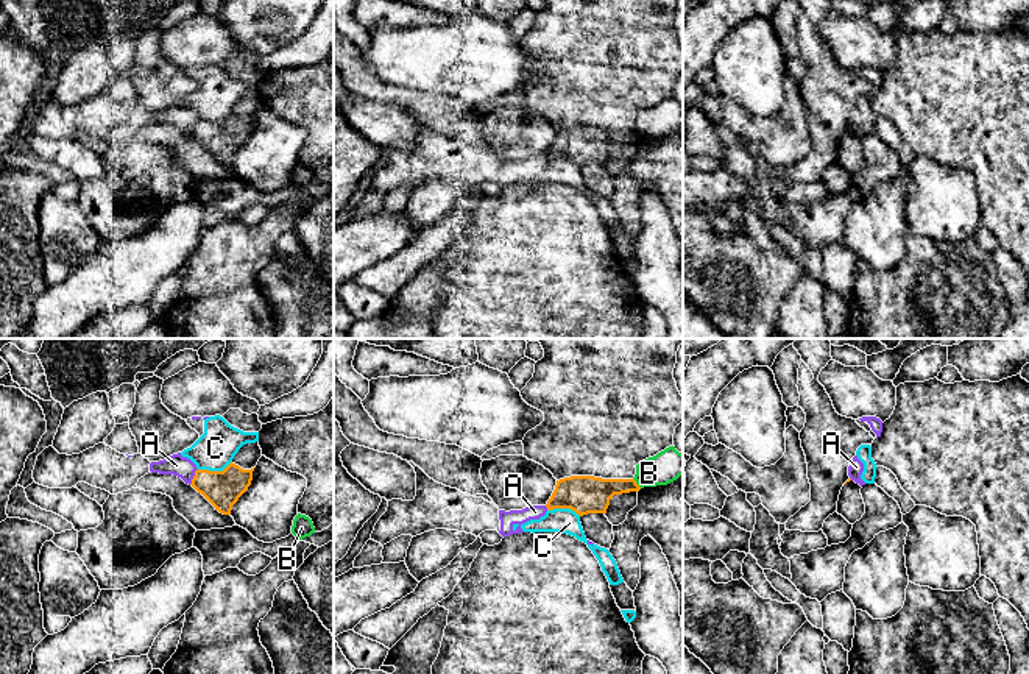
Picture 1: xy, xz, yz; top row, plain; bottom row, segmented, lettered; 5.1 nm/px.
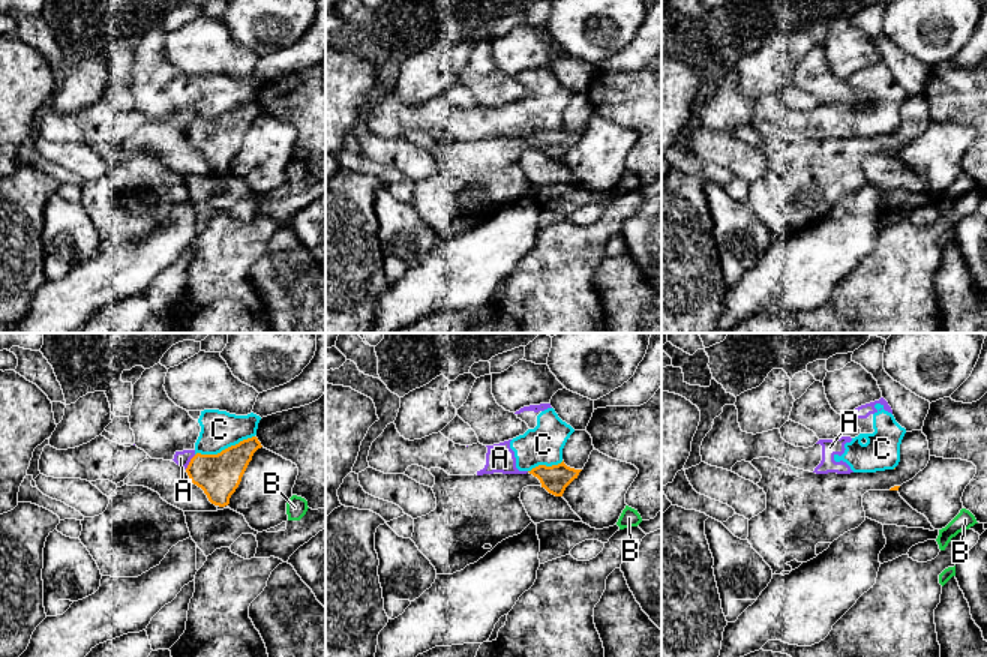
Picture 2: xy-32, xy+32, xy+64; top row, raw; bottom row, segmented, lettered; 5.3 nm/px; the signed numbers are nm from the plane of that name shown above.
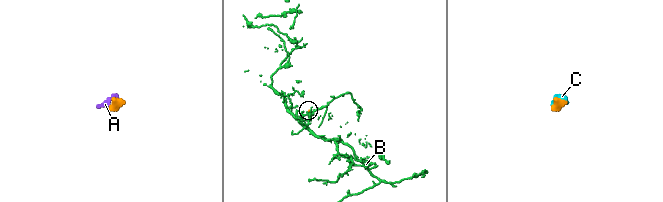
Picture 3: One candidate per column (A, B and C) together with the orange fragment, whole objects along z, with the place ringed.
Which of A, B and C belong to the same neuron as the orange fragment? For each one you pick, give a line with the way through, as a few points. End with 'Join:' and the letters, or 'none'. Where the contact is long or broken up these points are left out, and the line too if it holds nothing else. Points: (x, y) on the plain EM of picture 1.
Join: none

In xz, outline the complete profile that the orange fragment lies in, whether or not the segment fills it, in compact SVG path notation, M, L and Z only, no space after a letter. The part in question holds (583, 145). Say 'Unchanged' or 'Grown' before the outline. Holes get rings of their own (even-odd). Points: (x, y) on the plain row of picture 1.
Grown. M544 0L544 8L535 14L533 28L521 41L521 47L529 56L544 64L544 72L525 84L522 95L524 108L543 115L557 129L555 140L546 154L547 161L571 159L580 167L588 164L606 164L610 150L614 145L641 140L633 129L636 125L636 115L656 106L666 98L674 97L675 78L683 72L683 47L674 30L677 2L678 0Z

